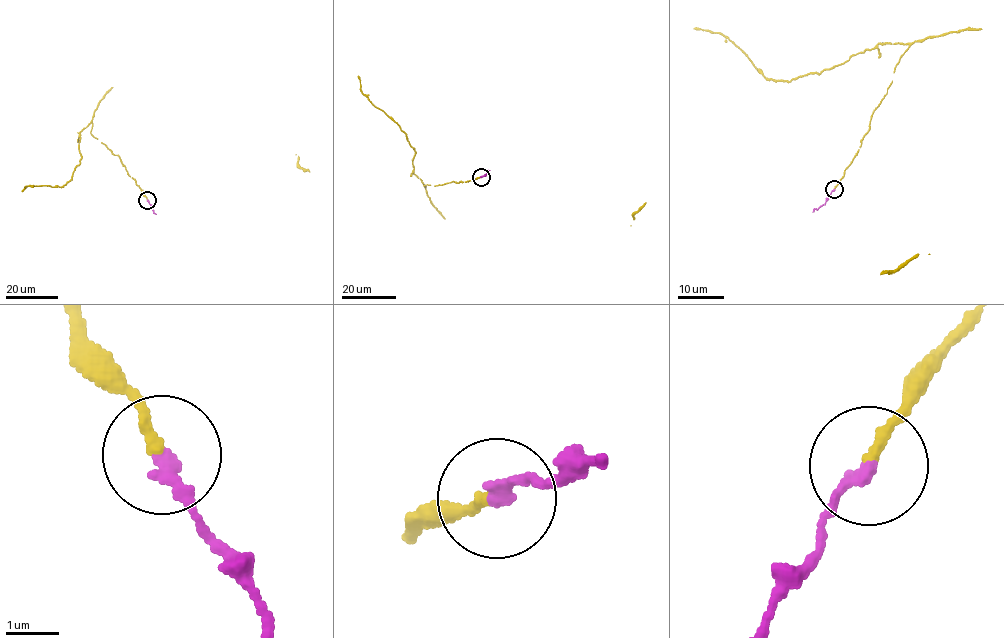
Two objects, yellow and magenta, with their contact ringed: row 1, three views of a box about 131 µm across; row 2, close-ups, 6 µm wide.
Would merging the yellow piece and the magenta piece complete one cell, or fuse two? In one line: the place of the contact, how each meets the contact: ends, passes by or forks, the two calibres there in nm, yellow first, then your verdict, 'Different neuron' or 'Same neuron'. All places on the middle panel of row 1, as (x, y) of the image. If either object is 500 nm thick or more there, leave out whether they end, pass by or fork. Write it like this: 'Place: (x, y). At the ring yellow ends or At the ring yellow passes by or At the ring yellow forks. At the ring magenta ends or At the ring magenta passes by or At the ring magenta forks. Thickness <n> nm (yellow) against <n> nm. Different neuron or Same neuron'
Place: (481, 177). At the ring yellow ends. At the ring magenta ends. Thickness 190 nm (yellow) against 240 nm. Different neuron

